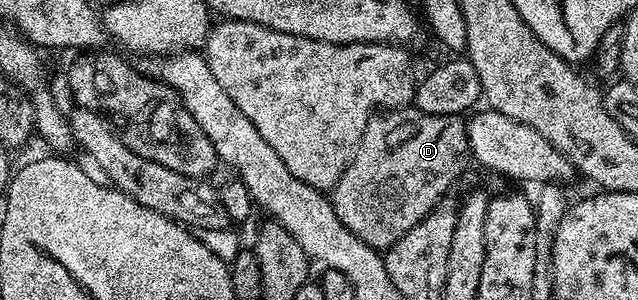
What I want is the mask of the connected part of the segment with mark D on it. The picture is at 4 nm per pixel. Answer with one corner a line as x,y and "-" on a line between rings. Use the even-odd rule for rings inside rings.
414,106
375,113
368,120
342,178
331,189
330,199
335,213
355,236
376,251
385,251
424,220
447,195
446,190
468,163
469,154
467,121
461,115
428,115

